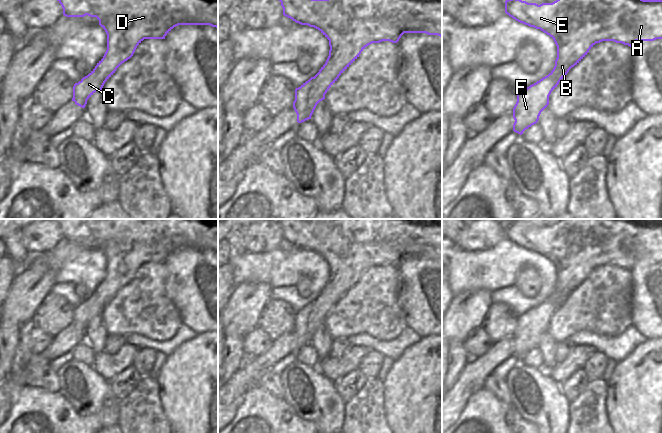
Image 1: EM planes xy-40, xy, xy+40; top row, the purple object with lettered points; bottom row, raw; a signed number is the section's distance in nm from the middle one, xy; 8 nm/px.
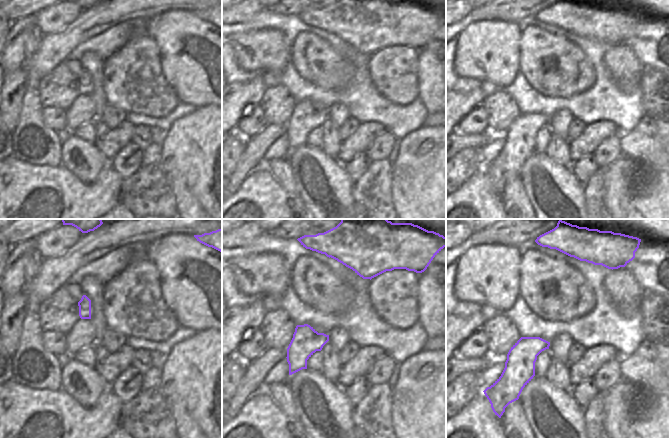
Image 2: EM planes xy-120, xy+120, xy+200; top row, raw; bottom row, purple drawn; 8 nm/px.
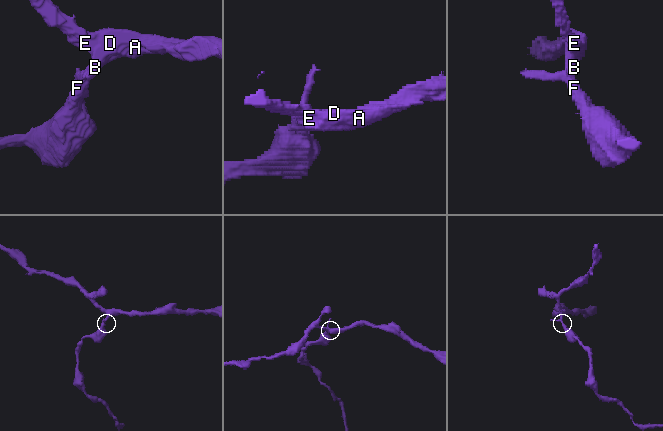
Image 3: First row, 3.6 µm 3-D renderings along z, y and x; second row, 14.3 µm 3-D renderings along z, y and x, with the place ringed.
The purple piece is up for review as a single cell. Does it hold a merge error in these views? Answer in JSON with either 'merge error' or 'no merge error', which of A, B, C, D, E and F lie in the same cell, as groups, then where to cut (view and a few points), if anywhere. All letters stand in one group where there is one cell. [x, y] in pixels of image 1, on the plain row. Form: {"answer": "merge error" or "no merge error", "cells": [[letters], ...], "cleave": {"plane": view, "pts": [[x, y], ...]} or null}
{"answer": "no merge error", "cells": [["A", "B", "C", "D", "E", "F"]], "cleave": null}

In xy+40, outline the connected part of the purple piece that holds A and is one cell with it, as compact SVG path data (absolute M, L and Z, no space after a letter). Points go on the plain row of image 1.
M563 219L552 227L540 229L514 221L505 225L505 237L520 247L540 253L552 261L557 270L557 282L553 294L547 300L517 317L517 326L513 332L515 344L513 355L520 359L538 346L541 336L549 328L551 316L596 267L614 265L631 271L636 265L662 263L662 224L643 224L632 219Z

